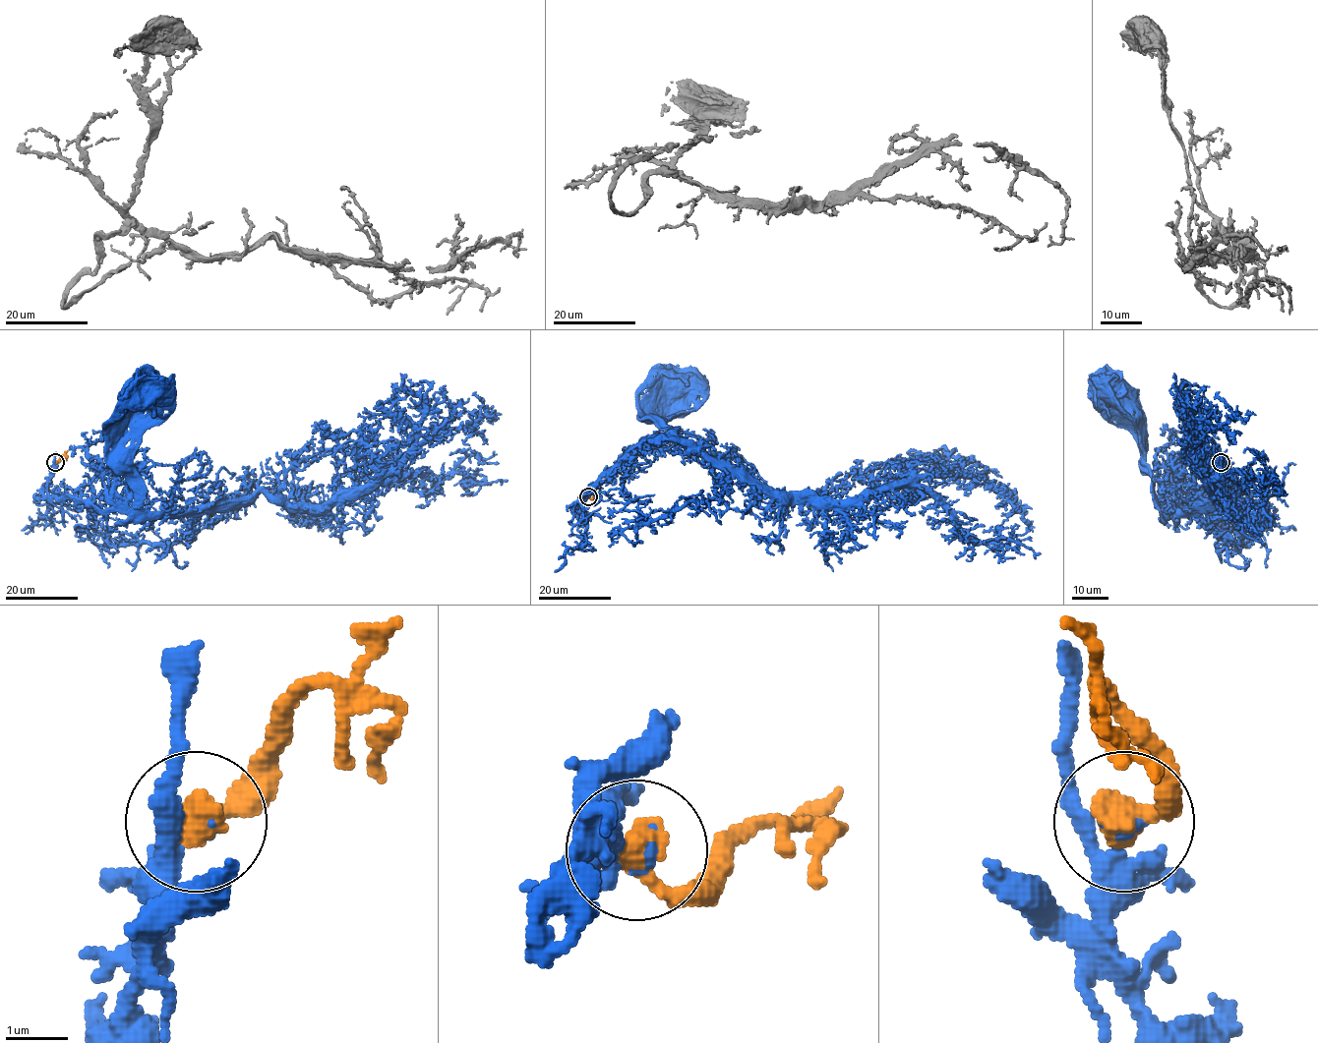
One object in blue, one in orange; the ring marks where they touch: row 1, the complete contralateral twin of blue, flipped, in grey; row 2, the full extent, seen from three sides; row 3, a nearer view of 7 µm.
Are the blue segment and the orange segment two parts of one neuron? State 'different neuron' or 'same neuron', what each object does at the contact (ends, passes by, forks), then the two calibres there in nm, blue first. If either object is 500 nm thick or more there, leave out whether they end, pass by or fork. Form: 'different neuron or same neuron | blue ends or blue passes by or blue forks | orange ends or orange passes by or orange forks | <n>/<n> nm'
same neuron | 240/550 nm

